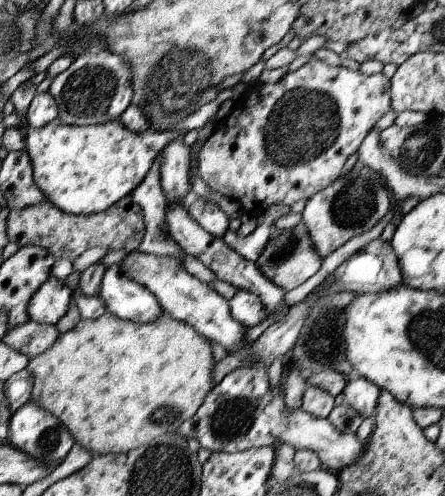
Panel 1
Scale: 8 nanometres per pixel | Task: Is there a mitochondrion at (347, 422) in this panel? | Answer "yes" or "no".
no

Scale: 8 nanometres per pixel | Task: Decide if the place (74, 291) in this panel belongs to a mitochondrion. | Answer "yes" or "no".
no

